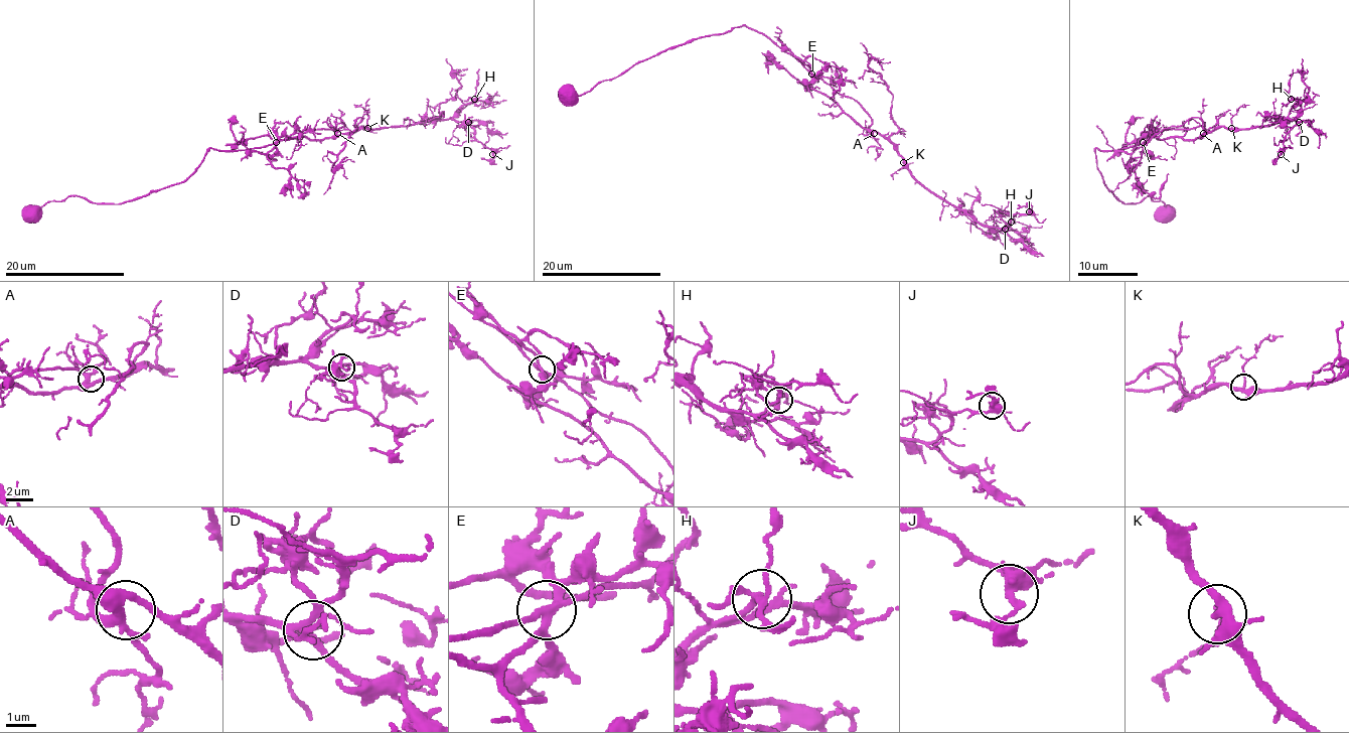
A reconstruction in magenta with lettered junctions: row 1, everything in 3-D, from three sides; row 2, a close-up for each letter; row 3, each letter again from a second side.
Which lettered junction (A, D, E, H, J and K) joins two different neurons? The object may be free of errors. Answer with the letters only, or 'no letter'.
no letter

